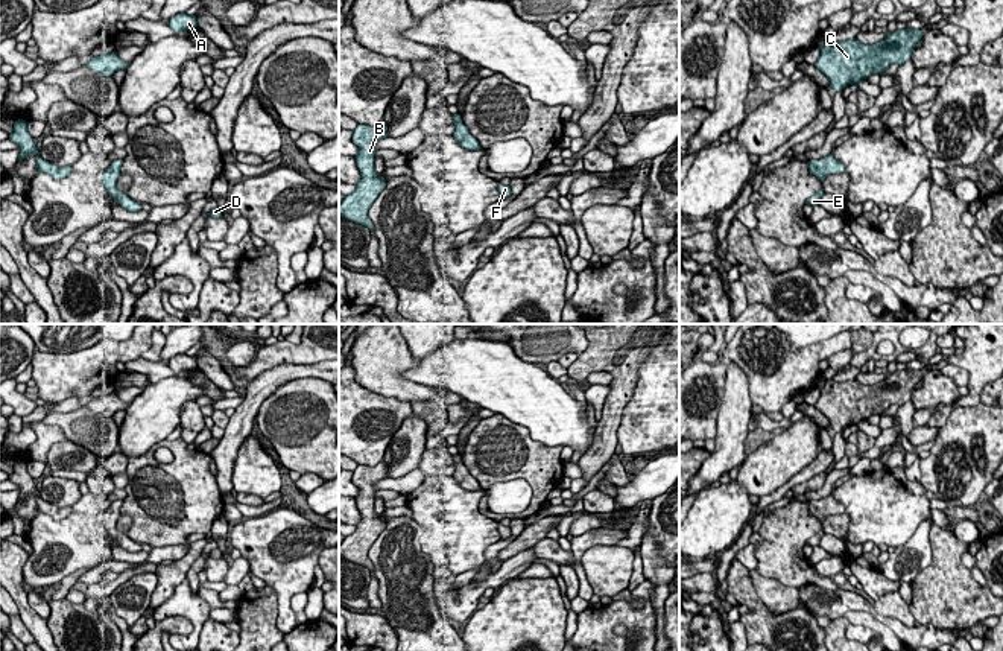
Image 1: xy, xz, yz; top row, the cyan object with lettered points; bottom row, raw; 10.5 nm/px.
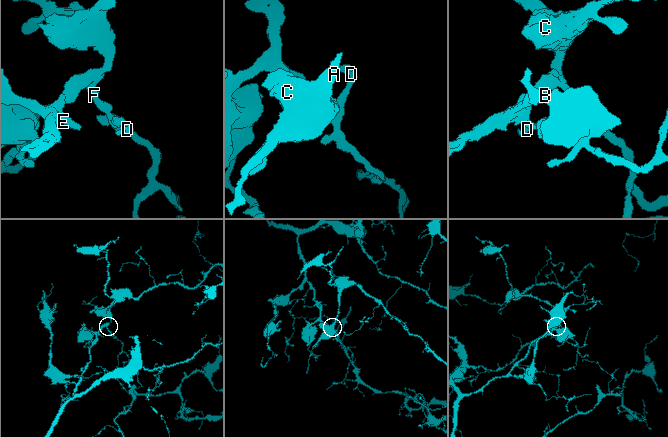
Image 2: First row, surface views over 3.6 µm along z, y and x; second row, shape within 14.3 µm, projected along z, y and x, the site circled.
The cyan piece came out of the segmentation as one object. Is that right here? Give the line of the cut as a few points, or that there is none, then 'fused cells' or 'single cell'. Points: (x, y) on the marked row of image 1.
cut none; single cell

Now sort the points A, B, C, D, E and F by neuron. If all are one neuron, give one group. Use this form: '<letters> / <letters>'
A B C D E F

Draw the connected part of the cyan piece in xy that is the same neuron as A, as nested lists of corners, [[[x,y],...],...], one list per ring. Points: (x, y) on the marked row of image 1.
[[[185,12],[176,14],[167,21],[167,26],[175,32],[179,33],[182,30],[191,30],[198,27],[198,21],[195,15],[188,15]]]

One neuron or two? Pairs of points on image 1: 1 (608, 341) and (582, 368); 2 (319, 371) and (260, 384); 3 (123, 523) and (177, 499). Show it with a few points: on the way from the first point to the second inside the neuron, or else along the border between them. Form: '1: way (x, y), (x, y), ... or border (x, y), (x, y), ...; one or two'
1: way (604, 347), (588, 362); one
2: way (304, 371), (286, 371), (275, 377); one
3: border (126, 514), (131, 525), (123, 533); two

